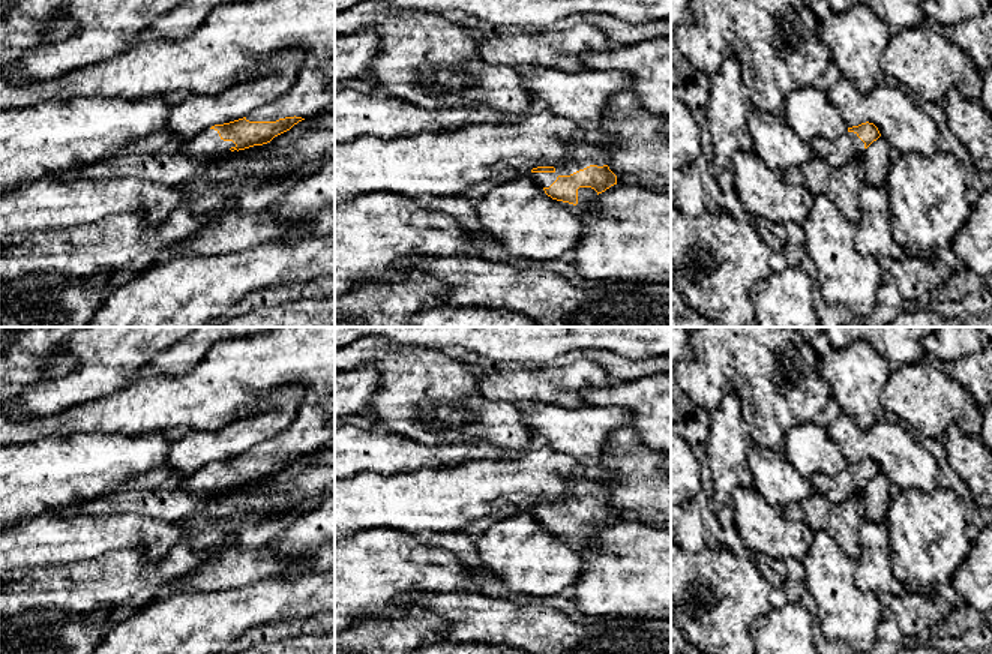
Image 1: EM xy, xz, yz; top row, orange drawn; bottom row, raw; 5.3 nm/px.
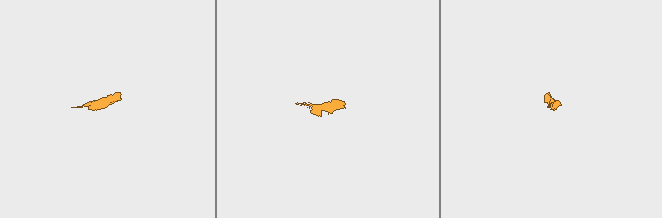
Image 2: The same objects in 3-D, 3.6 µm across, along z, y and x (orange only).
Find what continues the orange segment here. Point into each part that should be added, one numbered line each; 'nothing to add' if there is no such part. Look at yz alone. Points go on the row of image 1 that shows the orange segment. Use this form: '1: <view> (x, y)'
1: yz (838, 152)

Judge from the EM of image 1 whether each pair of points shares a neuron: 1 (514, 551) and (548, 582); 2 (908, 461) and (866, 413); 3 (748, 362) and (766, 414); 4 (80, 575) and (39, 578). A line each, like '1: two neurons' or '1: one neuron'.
1: one neuron
2: two neurons
3: one neuron
4: one neuron

